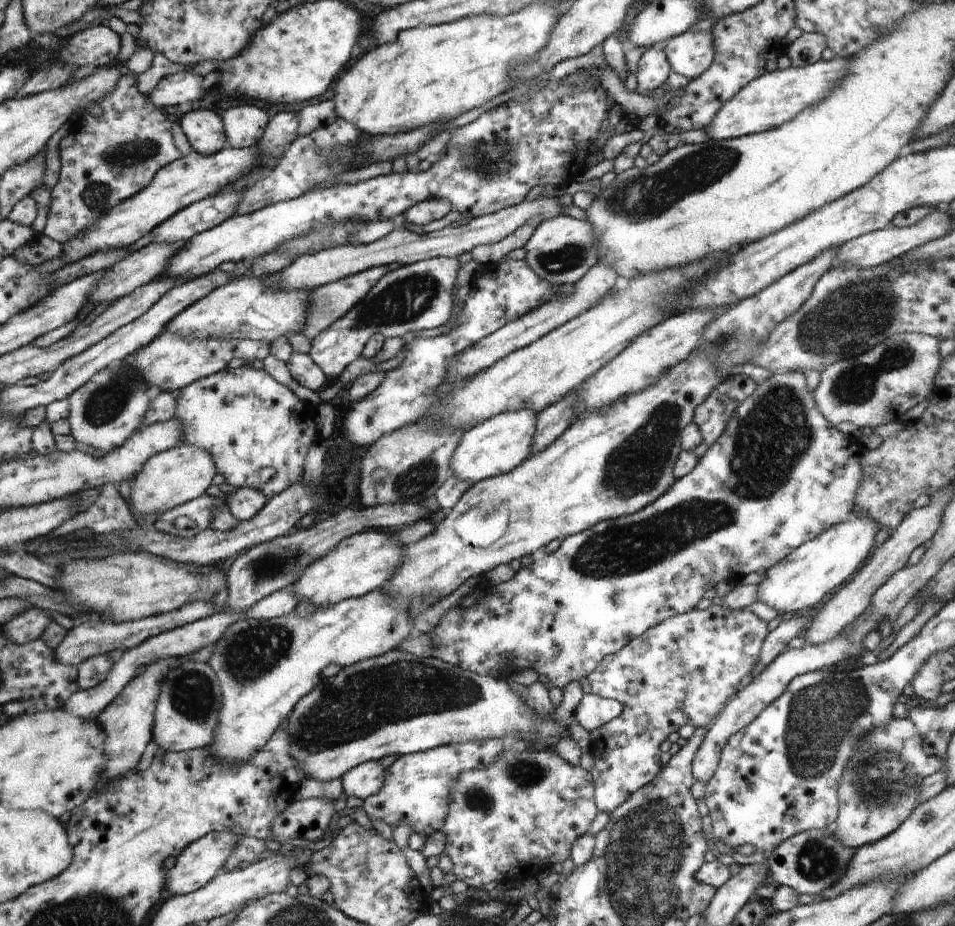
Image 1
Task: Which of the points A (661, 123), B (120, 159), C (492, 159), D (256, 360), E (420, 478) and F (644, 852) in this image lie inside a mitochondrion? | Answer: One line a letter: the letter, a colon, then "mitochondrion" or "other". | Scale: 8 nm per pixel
A: other
B: mitochondrion
C: mitochondrion
D: other
E: mitochondrion
F: mitochondrion

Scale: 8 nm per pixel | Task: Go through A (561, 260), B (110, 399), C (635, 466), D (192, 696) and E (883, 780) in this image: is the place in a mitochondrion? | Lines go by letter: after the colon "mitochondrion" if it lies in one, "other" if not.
A: mitochondrion
B: mitochondrion
C: mitochondrion
D: mitochondrion
E: mitochondrion

